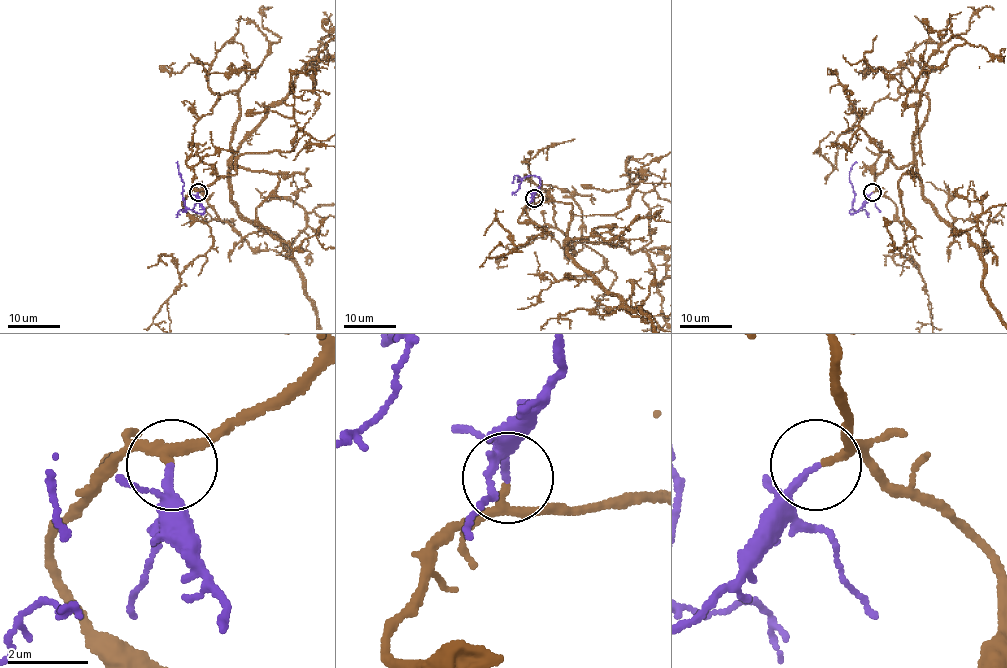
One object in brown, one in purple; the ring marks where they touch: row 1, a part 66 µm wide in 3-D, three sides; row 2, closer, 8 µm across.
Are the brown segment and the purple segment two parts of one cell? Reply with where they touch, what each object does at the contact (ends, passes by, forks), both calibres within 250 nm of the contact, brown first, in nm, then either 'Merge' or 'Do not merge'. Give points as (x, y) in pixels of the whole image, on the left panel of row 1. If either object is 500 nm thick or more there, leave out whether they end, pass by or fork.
Place: (198, 192). At the ring brown passes by. At the ring purple ends. Thickness 170 nm (brown) against 180 nm. Merge

